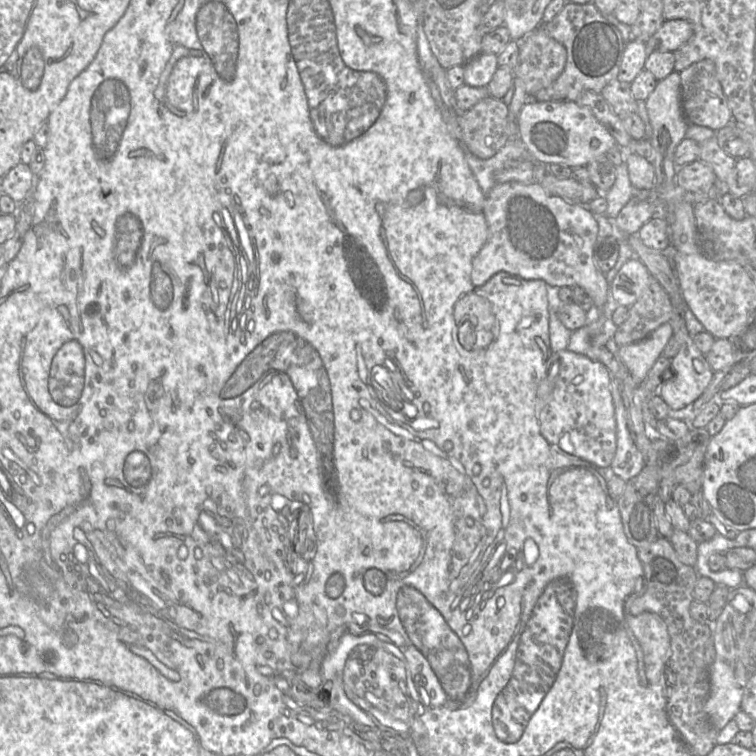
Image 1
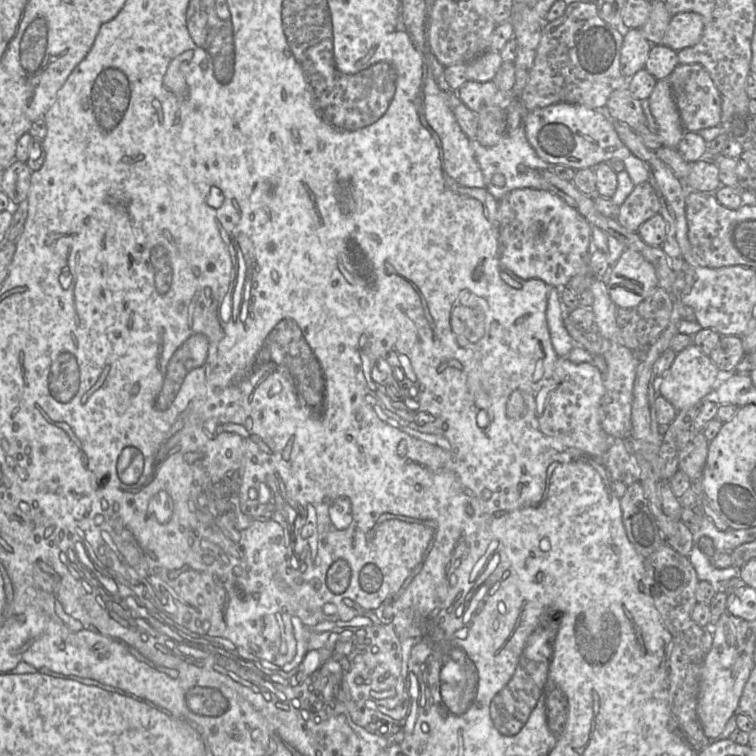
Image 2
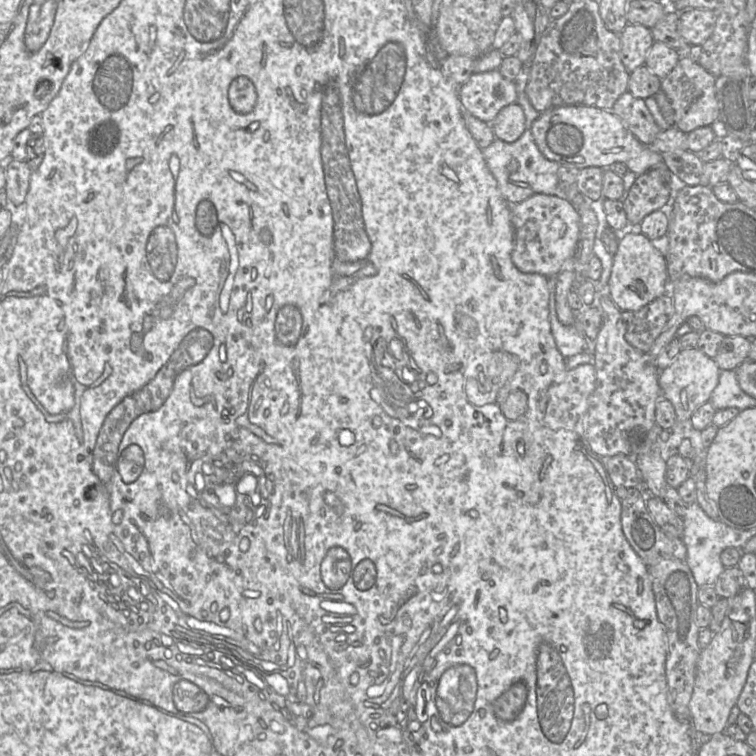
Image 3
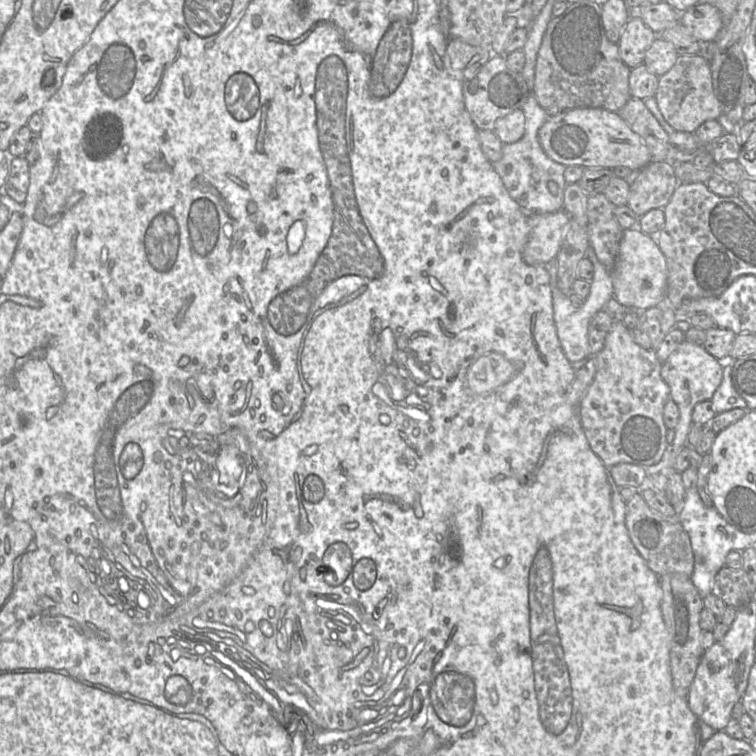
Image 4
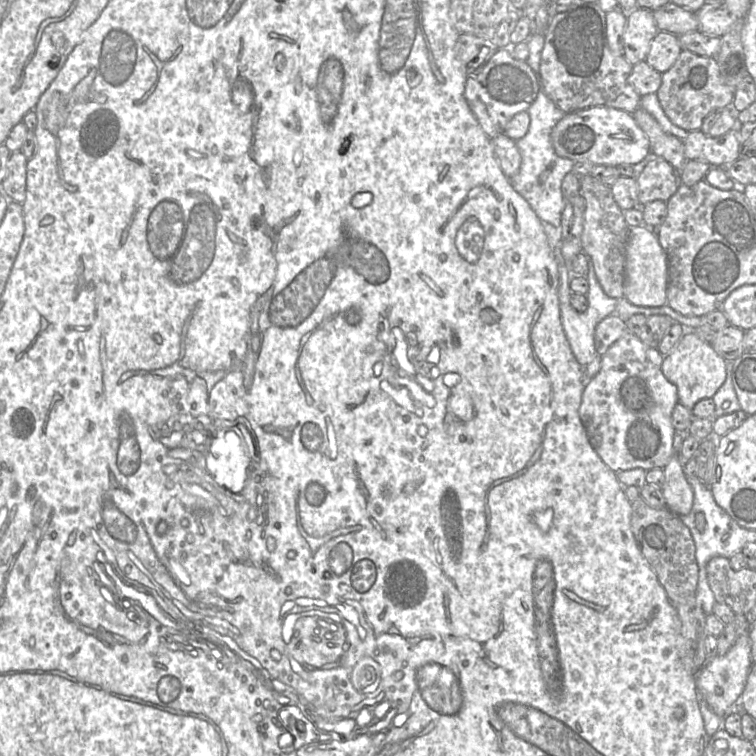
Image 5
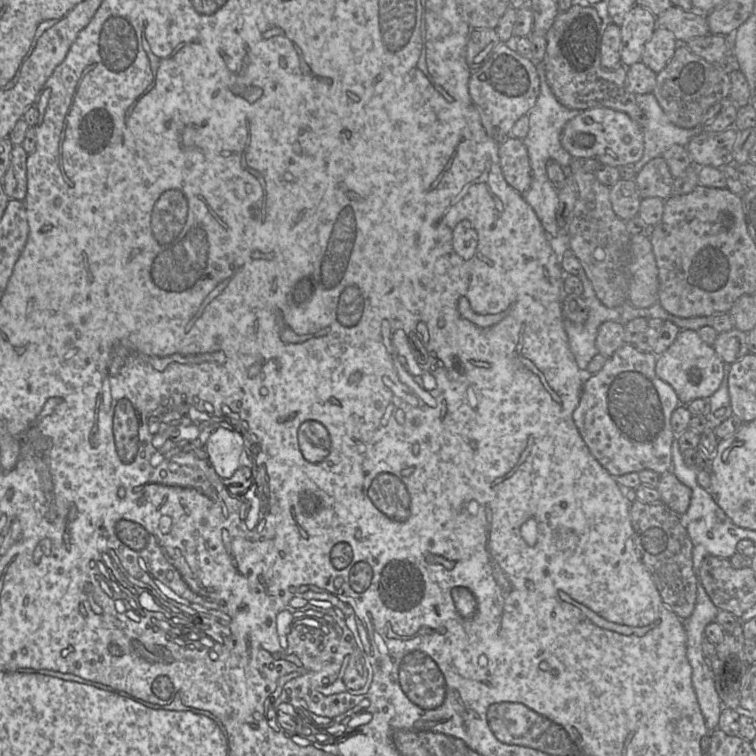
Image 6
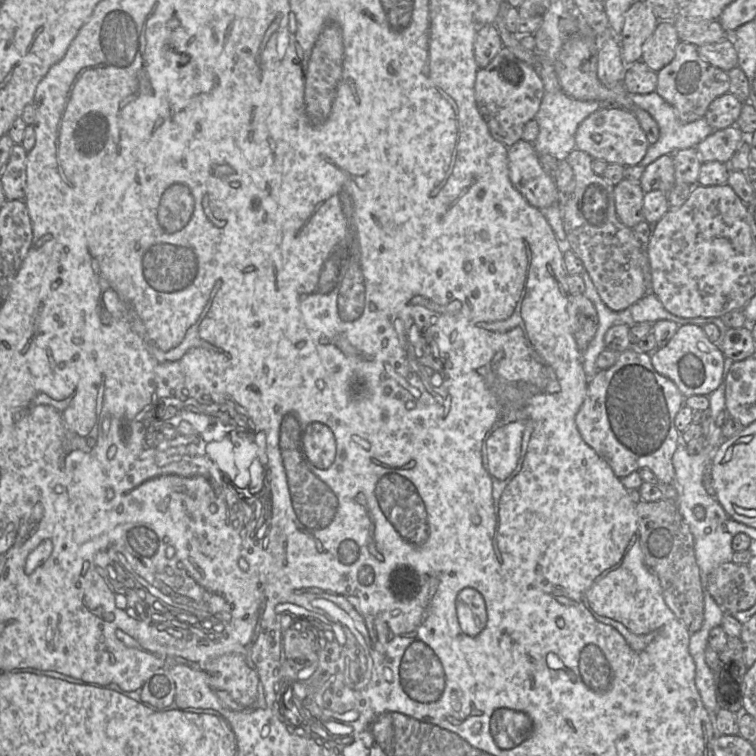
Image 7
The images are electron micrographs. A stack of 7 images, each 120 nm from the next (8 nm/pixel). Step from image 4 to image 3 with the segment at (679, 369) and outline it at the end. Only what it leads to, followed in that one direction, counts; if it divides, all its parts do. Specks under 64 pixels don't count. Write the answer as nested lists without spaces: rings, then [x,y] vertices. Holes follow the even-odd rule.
[[[697,348],[682,349],[673,362],[659,373],[659,386],[662,397],[669,400],[676,413],[676,421],[690,421],[698,407],[710,400],[719,382],[720,368],[713,358]]]

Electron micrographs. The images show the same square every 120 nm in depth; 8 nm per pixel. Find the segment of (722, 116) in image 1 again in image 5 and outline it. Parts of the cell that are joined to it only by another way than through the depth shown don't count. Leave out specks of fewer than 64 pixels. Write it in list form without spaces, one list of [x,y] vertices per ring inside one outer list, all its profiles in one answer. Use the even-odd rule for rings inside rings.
[[[682,49],[672,67],[662,73],[661,85],[656,94],[670,121],[692,132],[701,129],[703,120],[712,111],[731,107],[735,90],[723,82],[714,57],[700,56]]]

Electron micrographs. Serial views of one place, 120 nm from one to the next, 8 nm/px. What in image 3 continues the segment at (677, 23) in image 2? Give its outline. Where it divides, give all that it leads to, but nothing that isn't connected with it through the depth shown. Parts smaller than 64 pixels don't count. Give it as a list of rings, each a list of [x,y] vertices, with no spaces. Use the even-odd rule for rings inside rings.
[[[686,9],[678,16],[678,33],[688,46],[703,44],[713,33],[716,16],[709,9]]]

